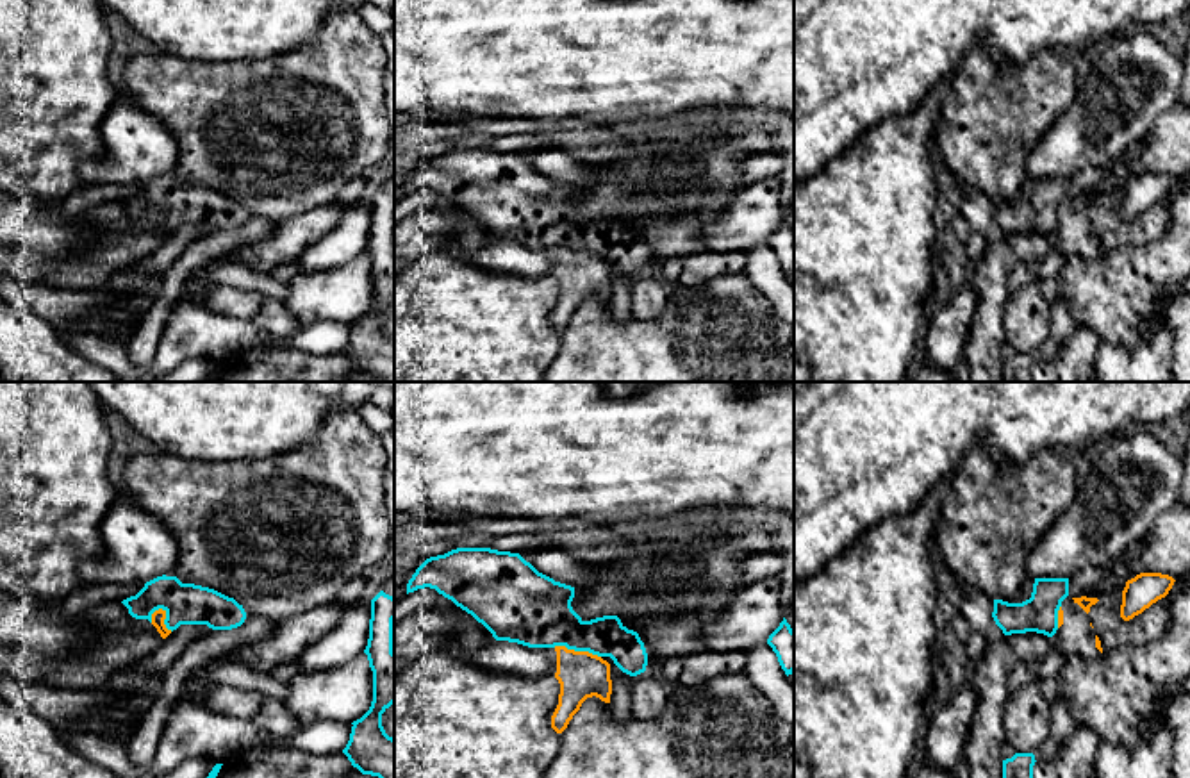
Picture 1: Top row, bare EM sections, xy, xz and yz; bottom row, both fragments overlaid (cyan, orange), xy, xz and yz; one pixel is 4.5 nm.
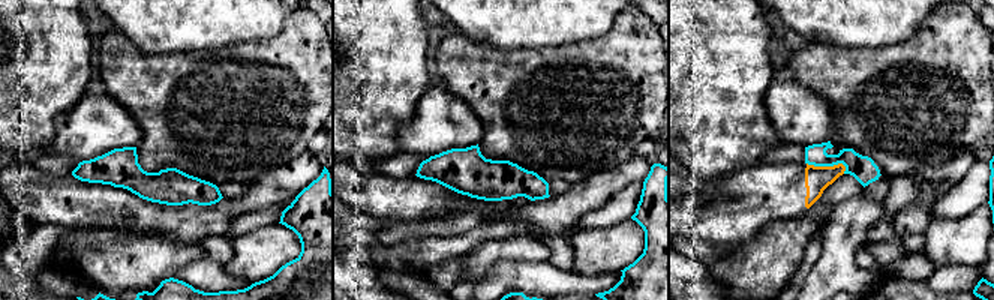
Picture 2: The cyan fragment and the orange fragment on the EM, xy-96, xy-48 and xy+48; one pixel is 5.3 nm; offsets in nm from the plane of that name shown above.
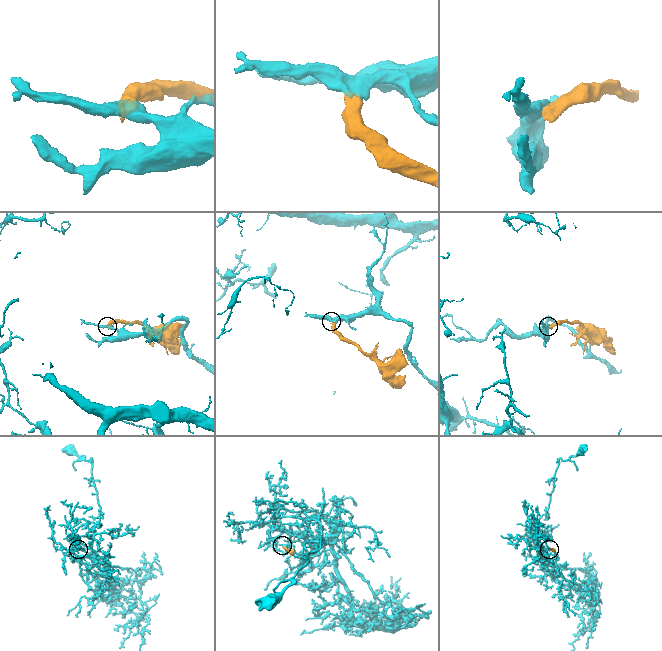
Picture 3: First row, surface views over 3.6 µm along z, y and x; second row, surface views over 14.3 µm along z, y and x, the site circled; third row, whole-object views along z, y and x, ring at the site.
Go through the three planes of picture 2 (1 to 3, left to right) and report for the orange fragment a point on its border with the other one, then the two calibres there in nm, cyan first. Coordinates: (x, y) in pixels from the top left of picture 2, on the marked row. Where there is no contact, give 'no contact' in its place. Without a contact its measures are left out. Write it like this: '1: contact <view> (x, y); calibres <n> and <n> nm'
1: no contact
2: no contact
3: contact xy+48 (828, 165); calibres 140 and 140 nm

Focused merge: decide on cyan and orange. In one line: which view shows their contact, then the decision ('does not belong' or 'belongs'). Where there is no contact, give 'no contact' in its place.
meets cyan in xz; does not belong

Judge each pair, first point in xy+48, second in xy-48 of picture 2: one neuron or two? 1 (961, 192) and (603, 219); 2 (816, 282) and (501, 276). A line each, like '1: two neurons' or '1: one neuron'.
1: one neuron
2: one neuron

